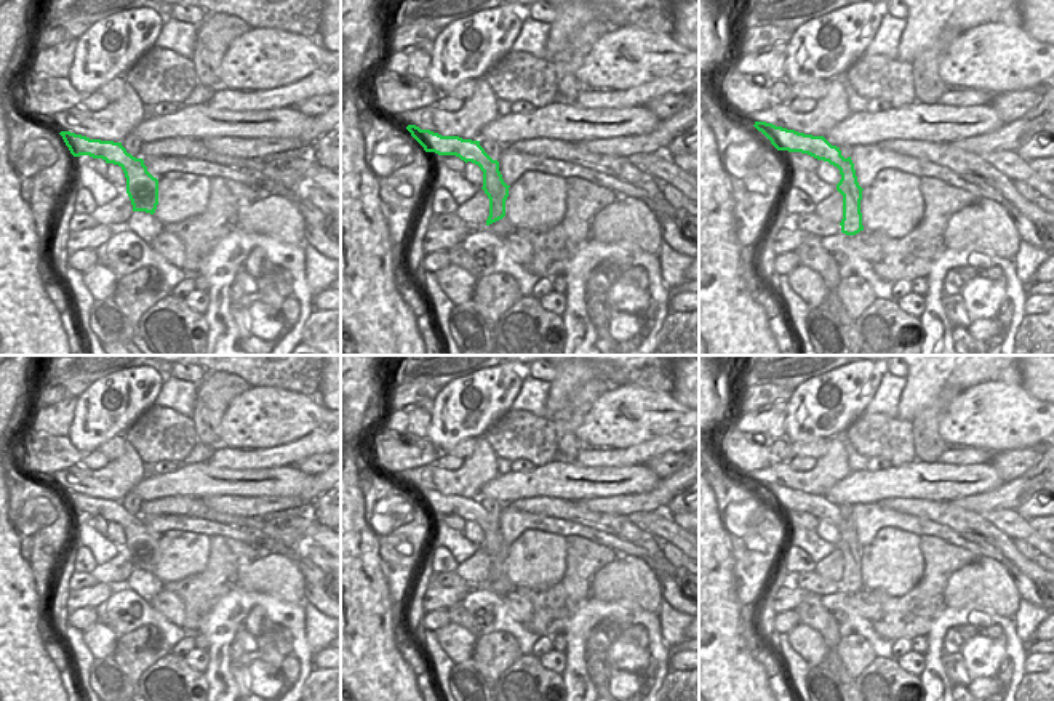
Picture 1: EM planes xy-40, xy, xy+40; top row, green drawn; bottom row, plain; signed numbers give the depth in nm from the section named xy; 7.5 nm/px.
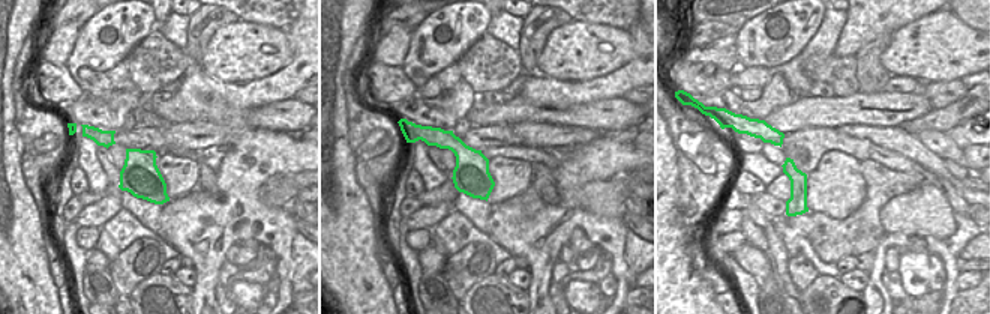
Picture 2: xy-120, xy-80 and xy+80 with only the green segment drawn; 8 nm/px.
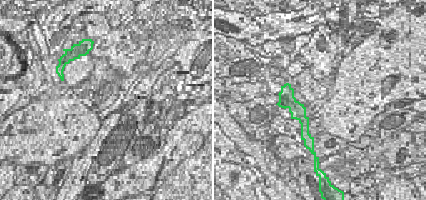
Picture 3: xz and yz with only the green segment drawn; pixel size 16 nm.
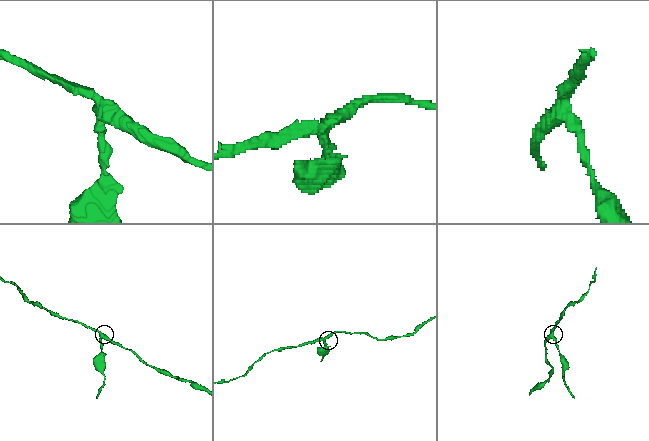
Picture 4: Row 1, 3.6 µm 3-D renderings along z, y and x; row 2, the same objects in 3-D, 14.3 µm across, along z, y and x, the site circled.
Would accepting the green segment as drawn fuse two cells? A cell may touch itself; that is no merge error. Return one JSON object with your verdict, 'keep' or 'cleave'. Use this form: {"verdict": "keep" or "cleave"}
{"verdict": "cleave"}

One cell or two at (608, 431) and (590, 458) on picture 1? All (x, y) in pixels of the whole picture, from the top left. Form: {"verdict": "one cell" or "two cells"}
{"verdict": "two cells"}

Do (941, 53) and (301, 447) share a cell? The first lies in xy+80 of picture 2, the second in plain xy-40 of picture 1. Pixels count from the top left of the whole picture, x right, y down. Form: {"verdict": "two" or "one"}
{"verdict": "two"}

